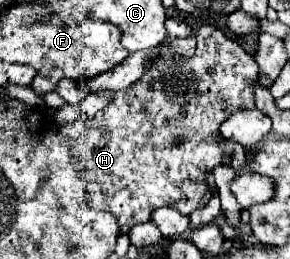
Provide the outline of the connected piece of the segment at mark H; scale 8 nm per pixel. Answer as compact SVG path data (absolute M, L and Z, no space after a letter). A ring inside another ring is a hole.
M177 18L167 20L167 30L169 36L163 42L161 56L153 62L147 74L143 74L143 78L131 84L131 88L115 92L111 104L99 110L91 120L77 120L59 128L59 134L71 142L73 164L83 178L83 198L87 198L87 204L93 210L111 212L121 226L141 224L149 220L149 214L155 208L161 206L171 206L181 214L191 214L193 210L205 206L211 200L211 190L203 180L205 172L223 162L231 162L231 158L219 146L223 140L219 126L235 110L255 108L253 82L257 80L259 68L253 56L247 54L237 40L231 40L231 34L215 26L201 26L193 30ZM189 34L195 34L197 40L195 56L183 58L173 54L169 42Z

